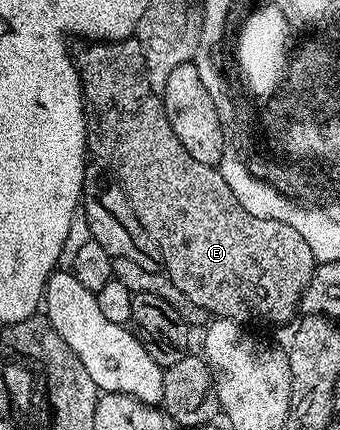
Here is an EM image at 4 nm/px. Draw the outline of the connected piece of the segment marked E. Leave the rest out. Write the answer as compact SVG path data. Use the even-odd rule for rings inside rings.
M131 36L122 42L91 41L83 46L86 47L79 54L76 54L76 65L82 81L82 99L86 101L86 149L93 157L95 154L99 158L99 160L97 159L99 163L107 162L110 165L111 171L109 170L109 173L122 187L124 196L128 196L128 204L132 204L132 212L136 212L136 220L140 220L140 224L144 224L144 232L148 232L148 236L154 241L156 248L160 248L162 264L165 273L172 280L172 284L176 284L176 288L180 288L180 292L184 292L184 296L188 296L188 300L192 300L192 304L204 308L215 318L231 318L234 322L243 324L271 322L272 325L278 326L281 322L288 321L294 313L297 315L300 310L302 293L304 288L308 288L308 282L312 280L316 265L307 241L288 224L280 223L279 220L249 215L237 202L236 196L232 194L232 190L225 183L224 176L221 175L218 168L208 164L200 164L200 160L192 160L192 156L188 156L184 144L180 144L176 132L172 132L172 124L168 124L168 116L165 108L162 107L161 97L154 94L148 84L144 52L137 37Z

